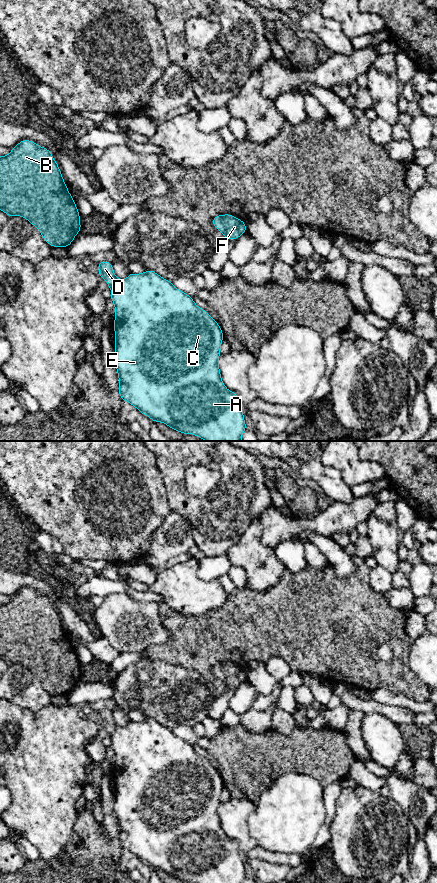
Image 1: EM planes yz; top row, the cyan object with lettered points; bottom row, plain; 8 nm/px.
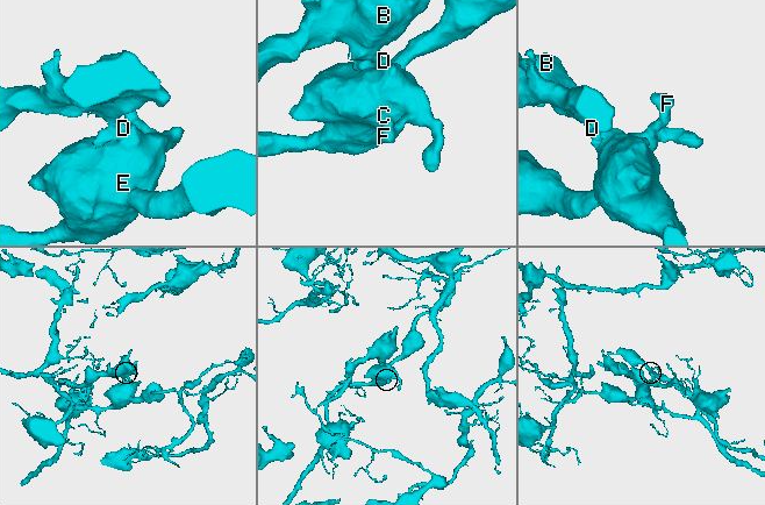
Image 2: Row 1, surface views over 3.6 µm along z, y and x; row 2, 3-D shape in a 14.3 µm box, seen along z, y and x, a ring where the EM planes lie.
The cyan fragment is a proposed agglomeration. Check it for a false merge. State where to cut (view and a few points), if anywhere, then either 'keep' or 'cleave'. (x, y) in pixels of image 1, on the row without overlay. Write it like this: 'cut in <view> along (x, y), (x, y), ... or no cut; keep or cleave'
cut in yz along (115, 725), (109, 735); cleave

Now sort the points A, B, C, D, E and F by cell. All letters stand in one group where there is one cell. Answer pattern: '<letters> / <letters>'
A C E F / B D

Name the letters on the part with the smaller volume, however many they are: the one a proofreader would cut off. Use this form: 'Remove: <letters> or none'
Remove: B, D

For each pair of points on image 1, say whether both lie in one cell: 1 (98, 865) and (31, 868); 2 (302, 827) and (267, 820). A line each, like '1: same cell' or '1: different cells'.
1: same cell
2: same cell

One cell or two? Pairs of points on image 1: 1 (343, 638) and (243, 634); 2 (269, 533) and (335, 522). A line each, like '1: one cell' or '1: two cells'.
1: one cell
2: one cell

